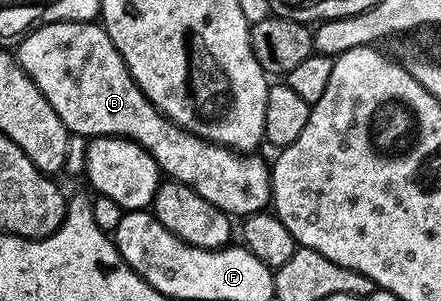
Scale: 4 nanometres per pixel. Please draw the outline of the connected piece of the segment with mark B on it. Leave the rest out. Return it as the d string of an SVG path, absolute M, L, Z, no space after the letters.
M58 21L52 25L44 25L33 33L28 33L18 42L17 60L29 79L35 81L36 87L45 95L45 99L57 111L61 123L65 123L68 134L76 138L87 137L126 137L136 141L148 149L158 162L160 170L170 180L180 181L201 195L201 199L209 199L213 207L235 219L251 217L254 213L264 212L272 204L271 175L269 165L259 155L240 155L222 145L212 145L210 141L202 141L184 129L172 125L153 102L141 91L141 87L133 79L125 59L115 49L115 44L106 29L99 23L82 21Z

